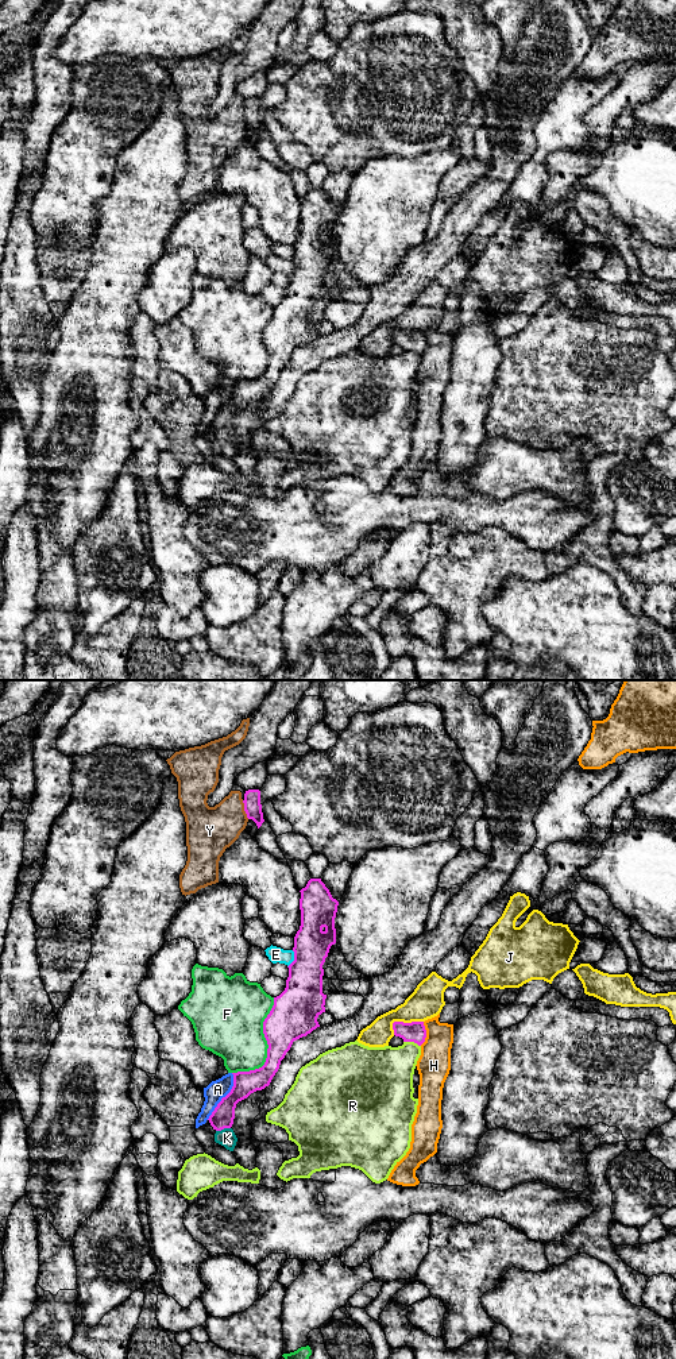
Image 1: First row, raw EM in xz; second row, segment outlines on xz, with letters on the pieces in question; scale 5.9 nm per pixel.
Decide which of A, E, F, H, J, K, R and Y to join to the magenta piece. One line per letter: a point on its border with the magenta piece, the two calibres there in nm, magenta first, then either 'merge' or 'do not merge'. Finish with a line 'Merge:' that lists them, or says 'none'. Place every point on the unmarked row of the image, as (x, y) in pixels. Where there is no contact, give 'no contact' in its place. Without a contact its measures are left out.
A: contact xz (226, 405); calibres 140 and 120 nm; do not merge
E: contact xz (294, 267); calibres 260 and 100 nm; do not merge
F: contact xz (269, 355); calibres 280 and 360 nm; do not merge
H: contact xz (425, 343); calibres 120 and 200 nm; do not merge
J: contact xz (402, 331); calibres 120 and 200 nm; do not merge
K: contact xz (223, 437); calibres 130 and 110 nm; merge
R: contact xz (412, 350); calibres 120 and 320 nm; do not merge
Y: contact xz (244, 119); calibres 110 and 280 nm; do not merge
Merge: K

